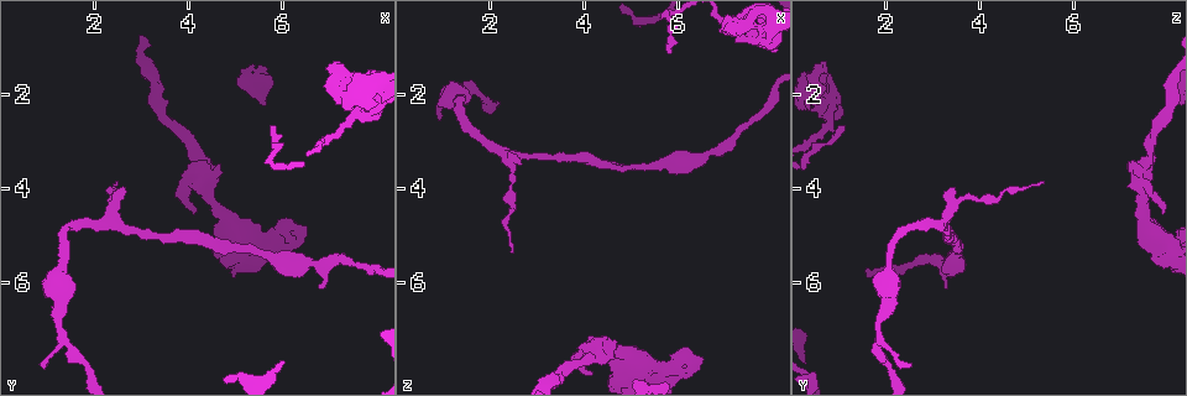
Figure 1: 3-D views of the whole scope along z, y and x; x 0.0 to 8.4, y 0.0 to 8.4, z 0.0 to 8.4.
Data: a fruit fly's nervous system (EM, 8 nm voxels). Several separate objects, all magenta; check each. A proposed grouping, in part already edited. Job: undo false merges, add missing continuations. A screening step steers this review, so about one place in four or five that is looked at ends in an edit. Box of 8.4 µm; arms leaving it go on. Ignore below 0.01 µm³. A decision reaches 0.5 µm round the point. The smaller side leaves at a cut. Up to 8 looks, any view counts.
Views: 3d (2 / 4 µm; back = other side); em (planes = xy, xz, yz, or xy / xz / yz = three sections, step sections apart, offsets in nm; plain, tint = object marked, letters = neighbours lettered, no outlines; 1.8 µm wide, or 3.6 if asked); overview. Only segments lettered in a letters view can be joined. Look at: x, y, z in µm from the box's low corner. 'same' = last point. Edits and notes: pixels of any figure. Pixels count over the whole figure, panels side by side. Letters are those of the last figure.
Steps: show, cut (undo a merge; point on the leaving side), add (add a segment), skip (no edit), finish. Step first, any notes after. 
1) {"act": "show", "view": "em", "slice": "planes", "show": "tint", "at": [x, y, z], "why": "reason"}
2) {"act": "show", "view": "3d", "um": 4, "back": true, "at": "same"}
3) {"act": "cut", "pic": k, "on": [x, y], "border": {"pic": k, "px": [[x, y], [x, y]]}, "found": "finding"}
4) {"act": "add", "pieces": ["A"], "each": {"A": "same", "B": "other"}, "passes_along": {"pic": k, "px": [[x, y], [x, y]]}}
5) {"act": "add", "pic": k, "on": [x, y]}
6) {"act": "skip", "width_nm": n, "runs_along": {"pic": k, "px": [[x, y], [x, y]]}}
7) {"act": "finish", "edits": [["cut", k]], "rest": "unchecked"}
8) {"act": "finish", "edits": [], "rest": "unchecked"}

{"act": "show", "view": "em", "slice": "yz", "step": 8, "show": "letters", "at": [2.50, 4.20, 4.00], "why": "a narrow waist"}

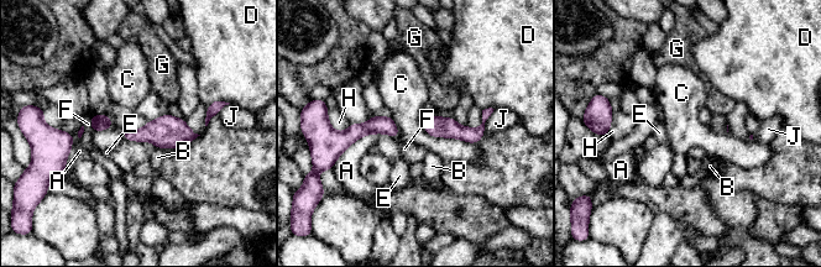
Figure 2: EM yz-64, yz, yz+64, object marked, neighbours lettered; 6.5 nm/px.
{"act": "skip", "longest_contact_nm": ["C", 380], "each": {"A": "other", "B": "other", "C": "other", "D": "other", "E": "other", "F": "other", "G": "other", "H": "other", "J": "other"}, "runs_along": {"pic": 2, "px": [[487, 111], [476, 132], [427, 127]]}, "found": "all the same neuron"}

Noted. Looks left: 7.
{"act": "show", "view": "3d", "um": 4, "at": [4.40, 4.00, 7.50], "why": "sharp bend"}

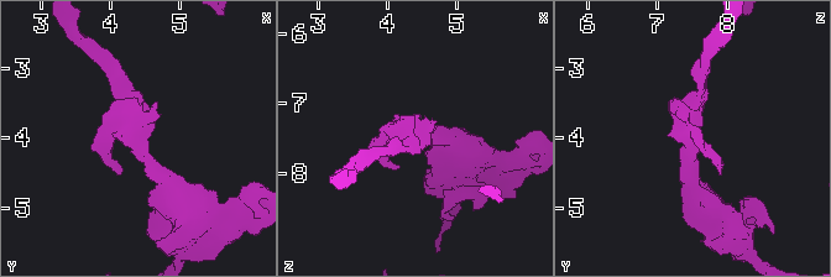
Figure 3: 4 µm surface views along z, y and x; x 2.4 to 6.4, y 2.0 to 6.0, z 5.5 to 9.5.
{"act": "show", "view": "em", "slice": "xy", "step": 16, "show": "tint", "at": [4.35, 3.95, 7.45], "why": "shape alone is not enough"}

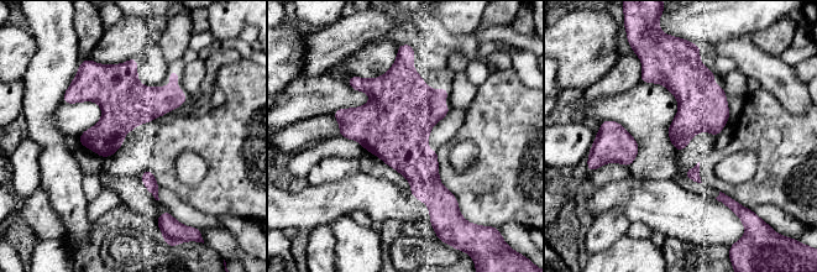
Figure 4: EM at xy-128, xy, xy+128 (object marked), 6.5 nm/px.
{"act": "show", "view": "em", "slice": "planes", "show": "letters", "at": "same", "why": "cut it another way"}

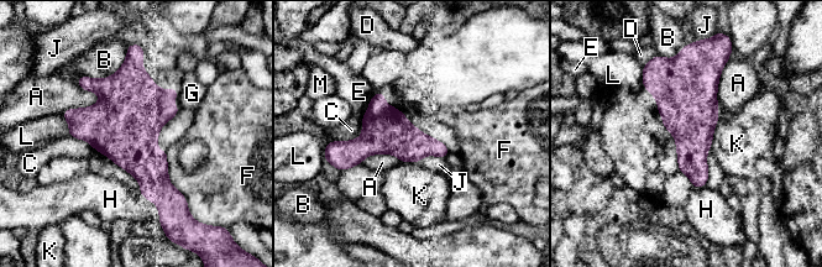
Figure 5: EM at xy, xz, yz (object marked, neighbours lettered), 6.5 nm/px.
{"act": "skip", "longest_contact_nm": ["F", 400], "each": {"A": "other", "B": "other", "C": "other", "D": "other", "E": "other", "F": "other", "G": "other", "H": "other", "J": "other", "K": "other", "L": "other", "M": "other"}, "border": {"pic": 5, "px": [[100, 97], [92, 105], [61, 113]]}, "found": "all the same neuron"}

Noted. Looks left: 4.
{"act": "show", "view": "em", "slice": "xz", "step": 8, "show": "tint", "at": [6.15, 4.75, 7.30], "why": "free end"}

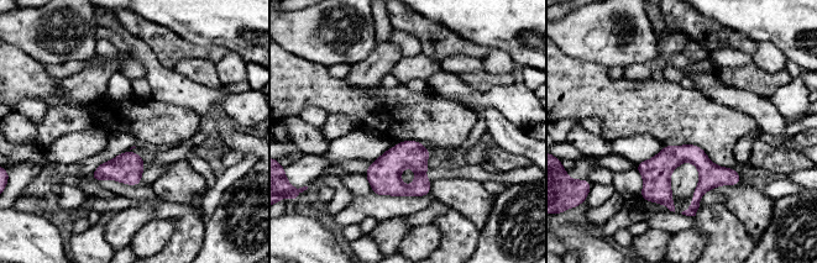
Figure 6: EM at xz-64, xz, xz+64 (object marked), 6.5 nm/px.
{"act": "show", "view": "em", "slice": "xy", "step": 16, "show": "tint", "at": "same"}

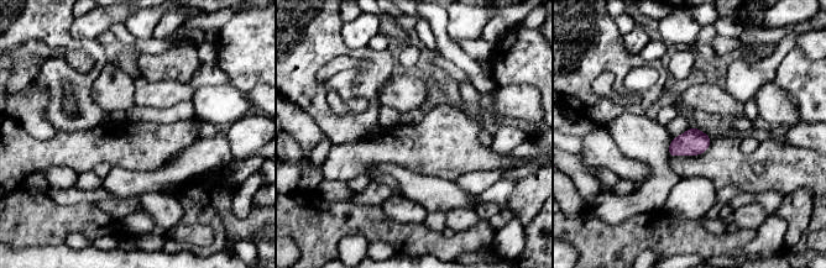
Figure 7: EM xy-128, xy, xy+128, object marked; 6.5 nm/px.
{"act": "show", "view": "em", "slice": "xy", "step": 16, "show": "letters", "at": "same", "why": "what lies round it"}

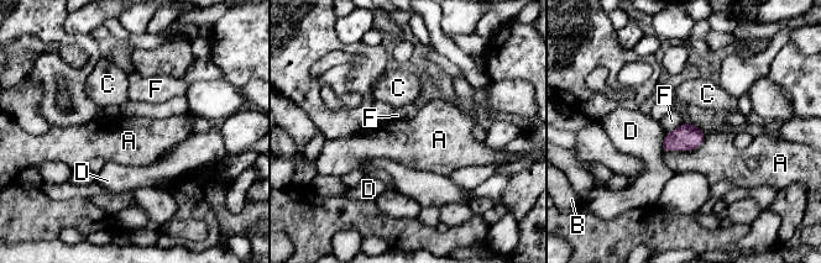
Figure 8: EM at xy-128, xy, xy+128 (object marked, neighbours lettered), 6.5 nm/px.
{"act": "skip", "longest_contact_nm": ["A", 320], "each": {"A": "other", "B": "other", "C": "other", "D": "other", "F": "other"}, "found": "none of them fits"}

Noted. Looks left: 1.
{"act": "finish", "edits": [], "rest": "unchecked"}

